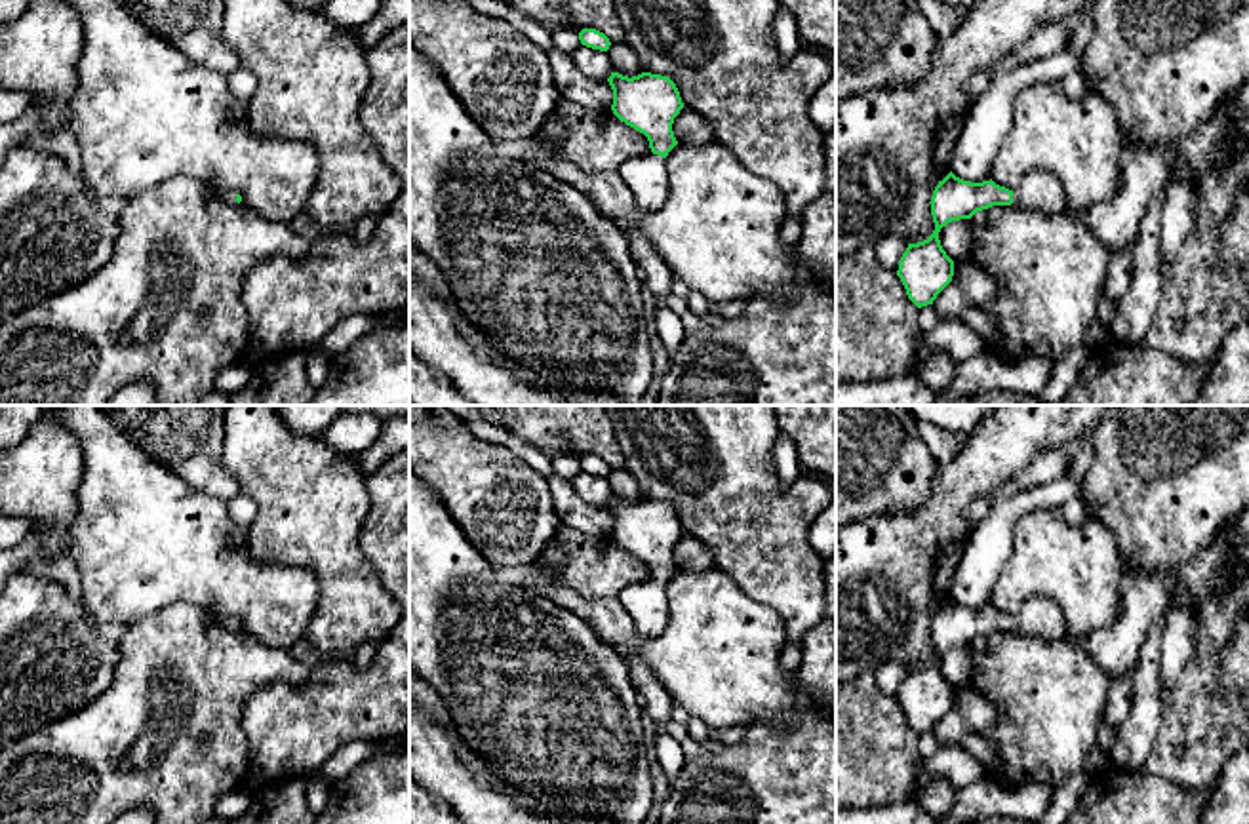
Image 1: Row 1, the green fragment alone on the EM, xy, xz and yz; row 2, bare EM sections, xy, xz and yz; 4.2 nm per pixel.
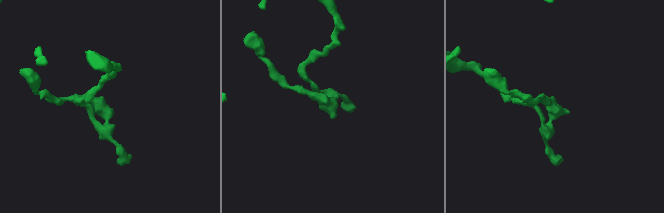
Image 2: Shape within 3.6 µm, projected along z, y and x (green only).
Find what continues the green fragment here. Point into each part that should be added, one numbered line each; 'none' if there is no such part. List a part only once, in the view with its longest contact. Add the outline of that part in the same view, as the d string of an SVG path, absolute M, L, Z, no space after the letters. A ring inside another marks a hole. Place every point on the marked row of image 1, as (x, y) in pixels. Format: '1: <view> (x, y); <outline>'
1: xz (646, 177); M659 154L630 158L619 167L619 175L645 213L664 206L668 198L668 166Z

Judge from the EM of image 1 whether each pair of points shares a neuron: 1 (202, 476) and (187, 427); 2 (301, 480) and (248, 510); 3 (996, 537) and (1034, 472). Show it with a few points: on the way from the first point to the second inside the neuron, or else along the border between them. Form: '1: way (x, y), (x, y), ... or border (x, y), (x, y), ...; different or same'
1: way (200, 465), (187, 438); same
2: border (238, 491), (256, 507), (256, 518), (246, 537); different
3: border (1065, 470), (1042, 486), (1015, 491), (987, 514); different

